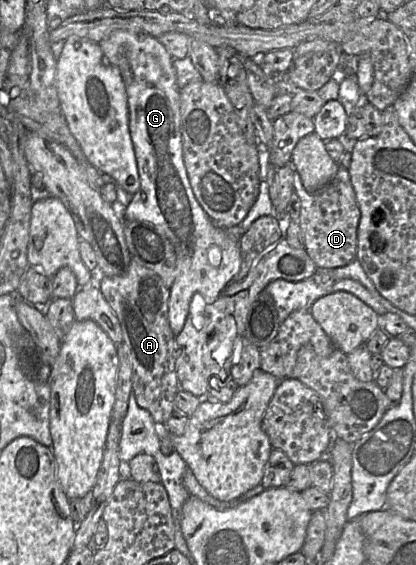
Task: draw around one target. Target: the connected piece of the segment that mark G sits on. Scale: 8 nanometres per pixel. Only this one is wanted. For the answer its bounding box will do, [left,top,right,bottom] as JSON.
[98,30,244,336]

